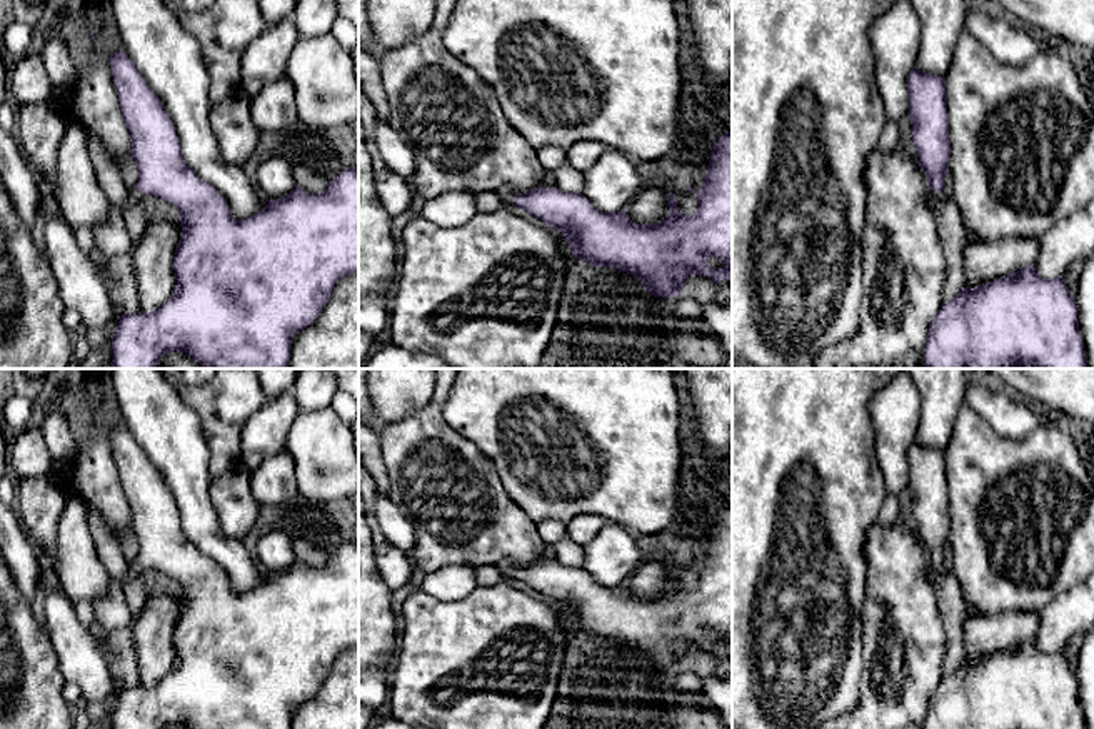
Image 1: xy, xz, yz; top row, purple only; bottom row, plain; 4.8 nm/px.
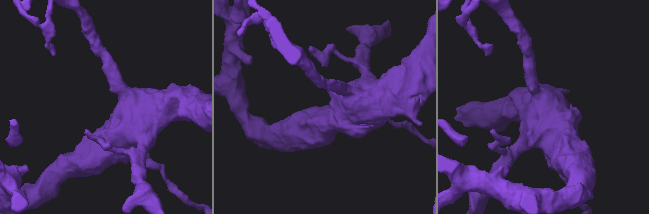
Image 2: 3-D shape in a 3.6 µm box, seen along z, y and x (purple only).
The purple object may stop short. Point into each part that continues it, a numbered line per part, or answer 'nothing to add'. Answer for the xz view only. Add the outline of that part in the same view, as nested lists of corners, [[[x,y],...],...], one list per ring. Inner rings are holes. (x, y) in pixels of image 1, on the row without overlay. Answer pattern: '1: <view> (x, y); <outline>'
1: xz (507, 568); [[[502,559],[495,564],[495,567],[507,577],[514,577],[514,572],[515,572],[515,564],[509,559]]]

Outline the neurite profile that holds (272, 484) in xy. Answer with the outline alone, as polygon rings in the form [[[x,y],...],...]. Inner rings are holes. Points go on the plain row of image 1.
[[[289,452],[263,460],[250,475],[250,490],[260,507],[282,507],[299,497],[295,464]]]

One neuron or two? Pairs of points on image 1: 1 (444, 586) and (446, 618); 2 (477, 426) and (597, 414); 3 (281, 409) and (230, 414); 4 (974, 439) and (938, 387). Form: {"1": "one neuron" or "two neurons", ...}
{"1": "two neurons", "2": "one neuron", "3": "two neurons", "4": "two neurons"}

